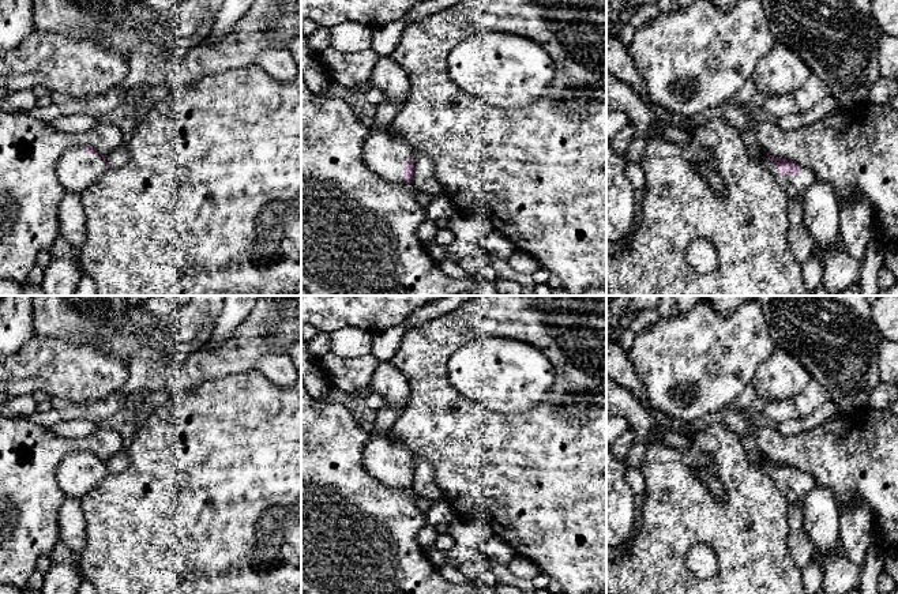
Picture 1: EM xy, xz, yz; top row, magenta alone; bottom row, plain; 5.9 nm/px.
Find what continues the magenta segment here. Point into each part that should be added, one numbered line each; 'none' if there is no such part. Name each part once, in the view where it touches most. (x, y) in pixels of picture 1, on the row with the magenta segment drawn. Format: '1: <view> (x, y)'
1: yz (795, 185)

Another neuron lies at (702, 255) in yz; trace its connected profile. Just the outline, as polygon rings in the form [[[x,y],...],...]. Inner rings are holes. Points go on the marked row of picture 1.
[[[696,238],[687,247],[687,260],[695,271],[707,274],[717,267],[718,253],[710,241]]]

